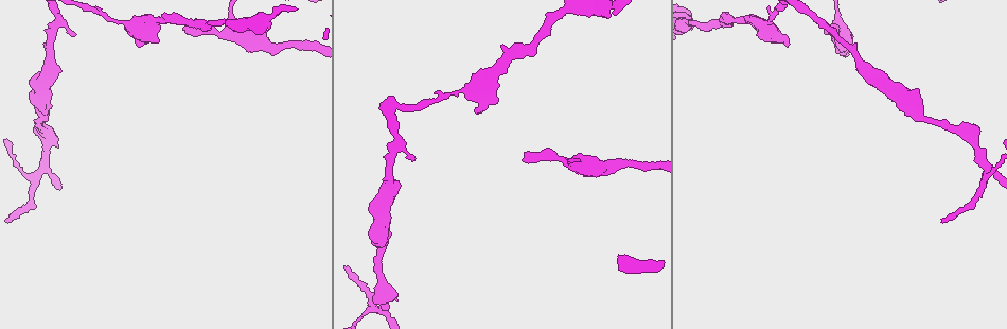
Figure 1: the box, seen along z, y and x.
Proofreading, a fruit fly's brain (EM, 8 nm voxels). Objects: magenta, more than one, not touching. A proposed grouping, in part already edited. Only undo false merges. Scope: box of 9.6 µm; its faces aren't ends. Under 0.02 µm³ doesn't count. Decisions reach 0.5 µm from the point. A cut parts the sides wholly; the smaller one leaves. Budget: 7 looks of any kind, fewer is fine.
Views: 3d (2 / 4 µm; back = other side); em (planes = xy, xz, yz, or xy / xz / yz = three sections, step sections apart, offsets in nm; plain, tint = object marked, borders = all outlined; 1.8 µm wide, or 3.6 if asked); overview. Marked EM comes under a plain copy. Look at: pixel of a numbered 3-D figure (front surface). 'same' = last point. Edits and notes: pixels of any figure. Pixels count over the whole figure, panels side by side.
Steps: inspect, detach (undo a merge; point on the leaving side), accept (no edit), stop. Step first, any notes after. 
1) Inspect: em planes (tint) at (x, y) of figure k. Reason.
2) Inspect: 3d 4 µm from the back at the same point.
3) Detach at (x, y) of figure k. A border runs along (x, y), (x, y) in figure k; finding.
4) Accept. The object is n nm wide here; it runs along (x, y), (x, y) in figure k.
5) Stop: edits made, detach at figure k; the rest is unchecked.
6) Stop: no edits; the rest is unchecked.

Inspect: em planes (borders) at (571, 165) of figure 1. Narrows sharply.

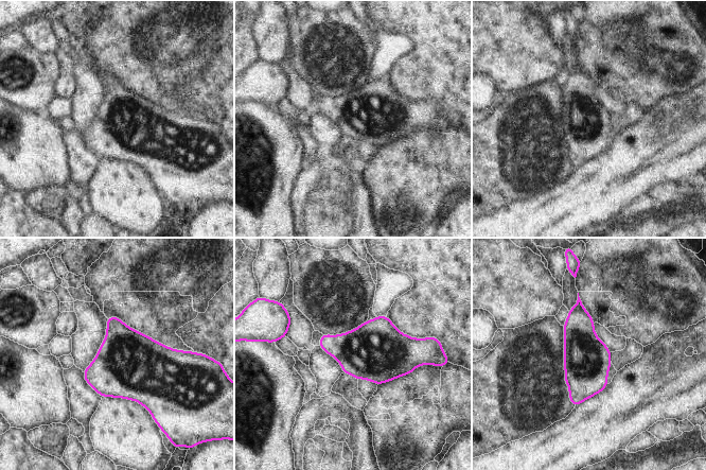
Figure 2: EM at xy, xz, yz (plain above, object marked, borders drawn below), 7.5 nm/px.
Accept. All the same neuron.

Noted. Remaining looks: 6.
Inspect: em 3.6 µm planes (tint) at (470, 92) of figure 1. A fork.

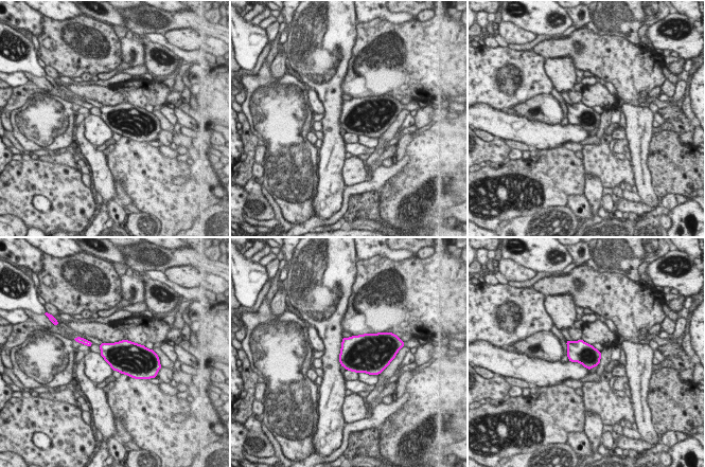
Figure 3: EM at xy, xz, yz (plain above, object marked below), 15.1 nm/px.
Accept. One neuron here.

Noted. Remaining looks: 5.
Inspect: em xy step 4 (tint) at (389, 182) of figure 1. Calibre changes.

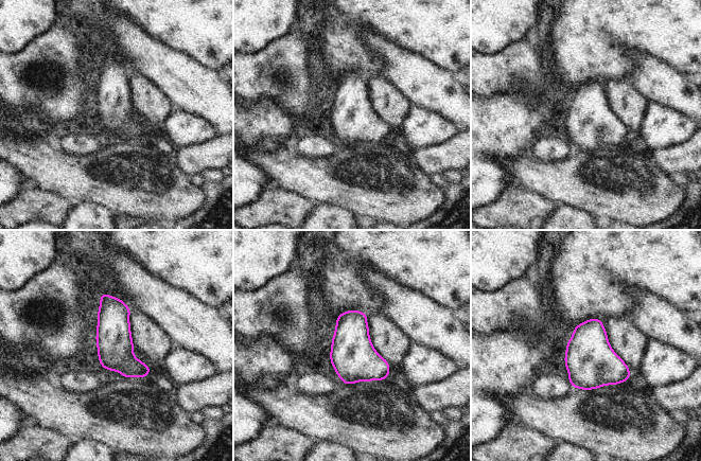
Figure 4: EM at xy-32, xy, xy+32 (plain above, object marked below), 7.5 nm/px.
Inspect: em planes (tint) at the same point. Another direction.

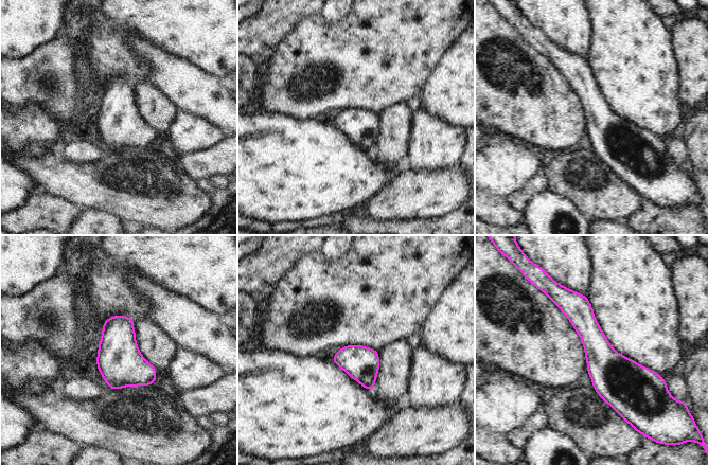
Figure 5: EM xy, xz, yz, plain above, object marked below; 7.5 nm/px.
Accept. It runs along (571, 294), (620, 382), (620, 411) in figure 5; continuous, no second neuron.

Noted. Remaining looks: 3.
Stop: no edits; the rest is unchecked.

